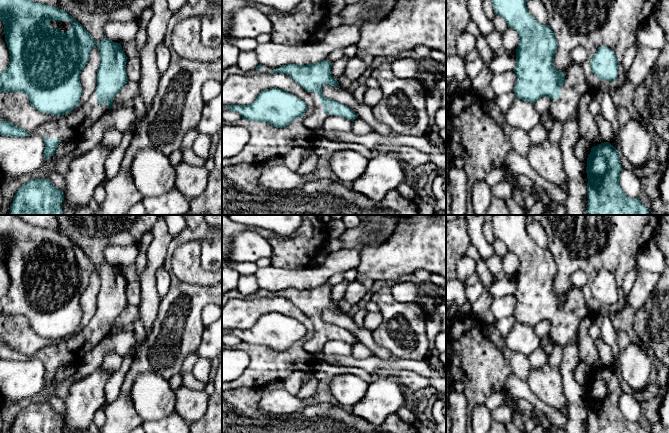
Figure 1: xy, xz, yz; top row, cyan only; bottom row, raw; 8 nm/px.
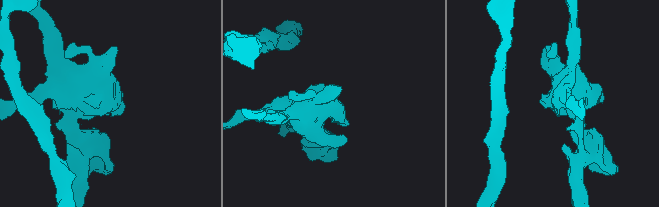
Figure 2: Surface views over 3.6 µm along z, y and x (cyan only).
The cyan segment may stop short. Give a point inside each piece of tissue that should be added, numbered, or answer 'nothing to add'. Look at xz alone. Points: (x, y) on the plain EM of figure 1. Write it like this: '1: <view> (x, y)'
1: xz (316, 344)

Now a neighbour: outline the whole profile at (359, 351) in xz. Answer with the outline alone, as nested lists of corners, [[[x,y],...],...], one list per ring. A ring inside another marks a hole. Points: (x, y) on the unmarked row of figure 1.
[[[358,341],[354,345],[352,345],[351,355],[357,360],[362,360],[375,356],[369,348]]]

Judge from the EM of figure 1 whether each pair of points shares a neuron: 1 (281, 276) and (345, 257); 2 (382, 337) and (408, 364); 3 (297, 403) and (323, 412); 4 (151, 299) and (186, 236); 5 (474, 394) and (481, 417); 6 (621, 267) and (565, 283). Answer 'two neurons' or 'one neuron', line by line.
1: one neuron
2: two neurons
3: two neurons
4: two neurons
5: two neurons
6: one neuron

